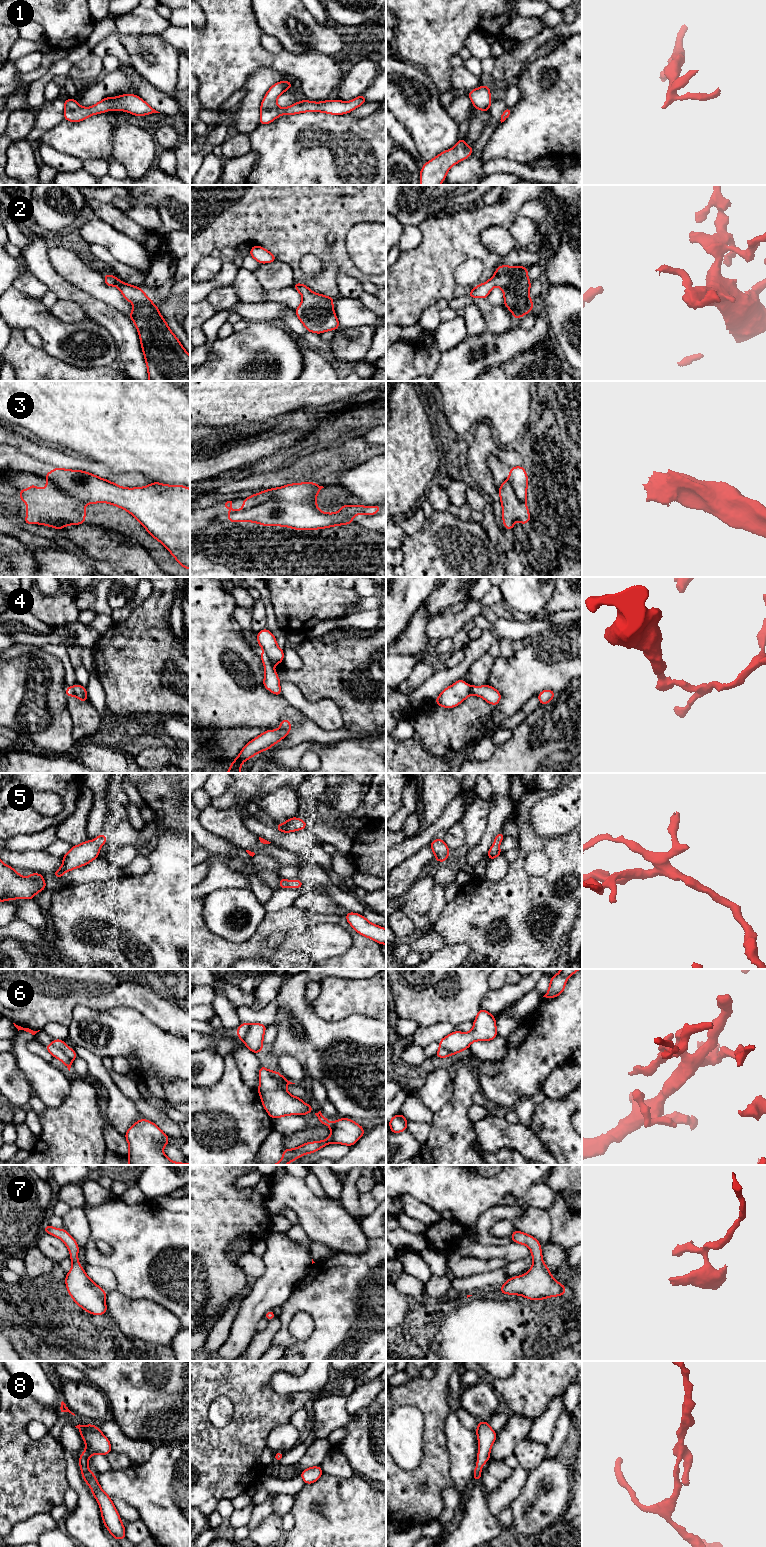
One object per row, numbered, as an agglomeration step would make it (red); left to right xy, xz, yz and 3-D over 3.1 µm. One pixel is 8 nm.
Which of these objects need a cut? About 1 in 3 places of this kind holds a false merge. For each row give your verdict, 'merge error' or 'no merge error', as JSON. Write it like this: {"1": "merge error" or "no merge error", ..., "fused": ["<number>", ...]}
{"1": "no merge error", "2": "no merge error", "3": "merge error", "4": "merge error", "5": "no merge error", "6": "merge error", "7": "no merge error", "8": "no merge error", "fused": ["3", "4", "6"]}

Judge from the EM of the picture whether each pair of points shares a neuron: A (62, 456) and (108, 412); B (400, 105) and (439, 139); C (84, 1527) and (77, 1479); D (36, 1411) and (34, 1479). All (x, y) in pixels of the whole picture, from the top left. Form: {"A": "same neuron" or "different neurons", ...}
{"A": "different neurons", "B": "same neuron", "C": "same neuron", "D": "same neuron"}

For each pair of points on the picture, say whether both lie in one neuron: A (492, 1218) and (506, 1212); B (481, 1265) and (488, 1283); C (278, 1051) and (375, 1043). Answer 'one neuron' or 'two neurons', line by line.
A: one neuron
B: two neurons
C: one neuron

